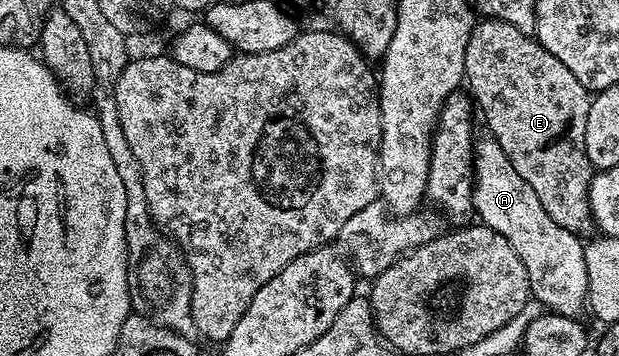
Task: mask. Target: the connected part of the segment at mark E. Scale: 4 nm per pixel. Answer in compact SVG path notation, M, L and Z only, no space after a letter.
M482 18L480 21L474 22L473 32L467 41L464 82L467 87L469 85L467 91L479 108L480 118L482 115L485 118L486 125L489 126L488 134L499 141L507 161L511 161L511 165L515 165L515 173L519 173L519 177L523 177L523 181L527 181L527 185L531 185L531 189L535 189L535 197L539 197L539 205L543 205L543 209L547 209L547 217L551 217L551 221L563 225L563 229L567 229L578 237L585 237L589 230L592 232L595 224L593 214L589 211L589 181L591 178L589 167L591 168L591 161L587 157L587 132L590 130L588 127L589 115L591 116L591 95L583 85L579 85L579 80L571 74L571 69L567 69L567 65L563 65L563 61L559 61L559 57L547 53L547 49L543 49L543 45L537 42L533 35L519 33L519 29L515 29L515 25L507 25L507 21Z

